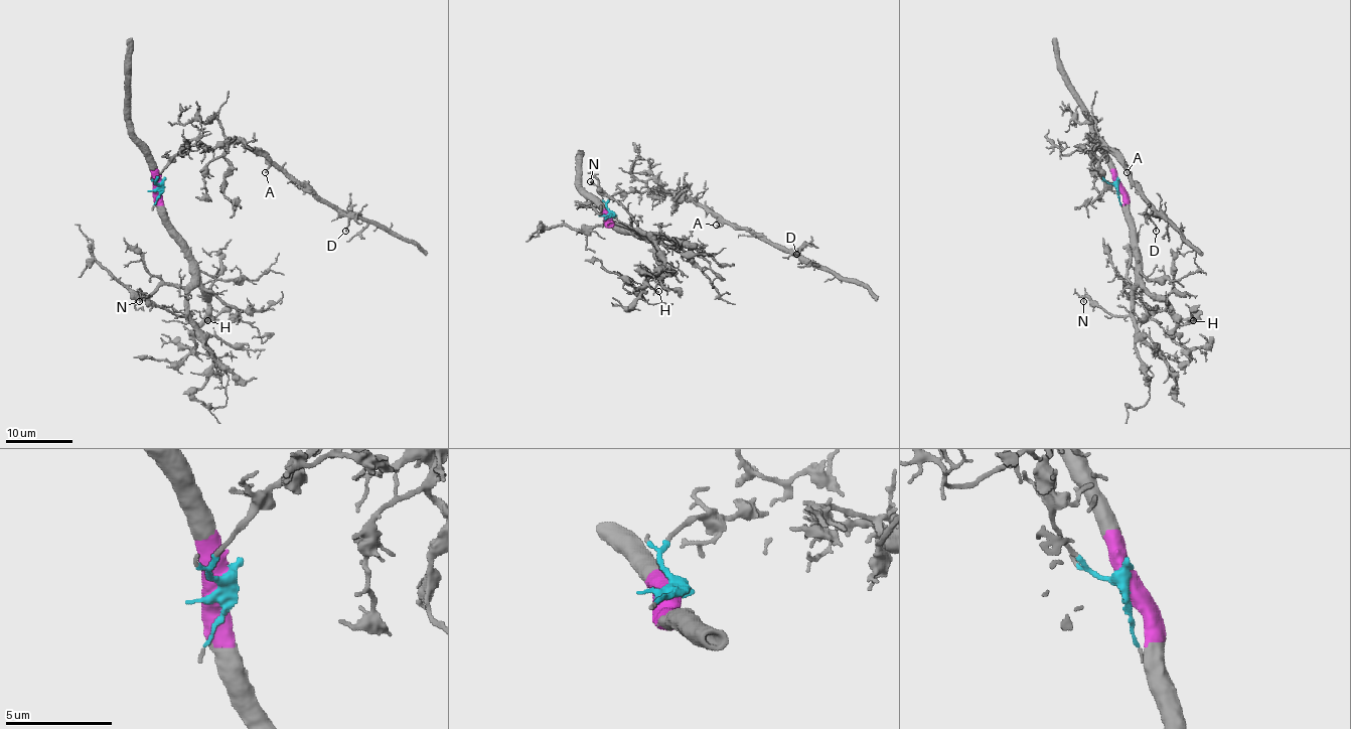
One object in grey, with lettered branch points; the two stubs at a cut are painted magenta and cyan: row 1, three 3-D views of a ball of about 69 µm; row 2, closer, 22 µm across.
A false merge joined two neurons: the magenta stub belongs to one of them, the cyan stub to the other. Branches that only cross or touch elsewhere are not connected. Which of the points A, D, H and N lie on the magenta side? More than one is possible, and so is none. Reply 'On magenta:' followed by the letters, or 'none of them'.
On magenta: H, N

